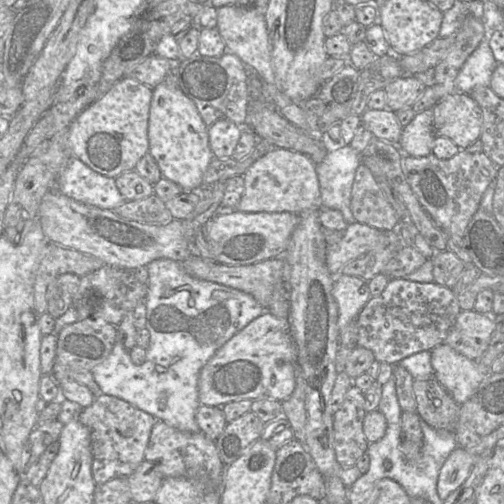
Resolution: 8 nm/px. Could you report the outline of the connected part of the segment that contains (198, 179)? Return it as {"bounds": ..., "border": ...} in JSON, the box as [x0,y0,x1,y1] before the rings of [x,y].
{"bounds":[148,82,213,192],"border":[[[164,82],[153,88],[148,119],[149,153],[156,161],[162,177],[179,185],[183,192],[192,192],[202,185],[202,178],[213,158],[209,146],[208,127],[203,122],[196,105],[179,87],[170,88]]]}

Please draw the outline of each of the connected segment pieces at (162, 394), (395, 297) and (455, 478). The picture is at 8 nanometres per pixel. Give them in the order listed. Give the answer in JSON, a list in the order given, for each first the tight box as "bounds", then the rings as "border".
[{"bounds":[91,258,266,432],"border":[[[163,258],[147,265],[148,291],[145,297],[146,327],[150,333],[146,360],[141,365],[132,362],[130,351],[116,341],[107,359],[95,366],[91,373],[103,394],[120,398],[157,420],[178,430],[200,432],[195,414],[201,405],[198,398],[198,379],[202,367],[236,333],[266,311],[255,298],[243,291],[218,283],[200,280],[189,275],[180,262]]]},{"bounds":[357,279,461,365],"border":[[[390,279],[384,291],[371,297],[357,317],[357,346],[372,351],[379,363],[396,365],[404,358],[432,351],[442,344],[461,311],[456,295],[448,287],[435,282]]]},{"bounds":[437,447,473,501],"border":[[[462,447],[450,453],[438,476],[437,492],[442,501],[467,480],[473,465],[473,457]]]}]

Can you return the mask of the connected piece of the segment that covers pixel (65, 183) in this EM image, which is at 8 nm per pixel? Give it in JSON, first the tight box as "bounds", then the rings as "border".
{"bounds":[56,155,126,211],"border":[[[73,155],[70,157],[66,167],[57,175],[56,190],[73,200],[103,210],[114,211],[126,202],[116,186],[115,179],[93,171]]]}

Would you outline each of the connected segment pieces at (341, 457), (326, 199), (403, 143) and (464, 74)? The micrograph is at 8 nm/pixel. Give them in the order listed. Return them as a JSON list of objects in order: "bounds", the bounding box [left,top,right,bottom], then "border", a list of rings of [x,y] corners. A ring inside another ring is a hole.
[{"bounds":[333,385,369,469],"border":[[[351,385],[340,409],[333,415],[334,451],[343,469],[355,466],[367,451],[369,443],[363,432],[366,413],[364,394]]]},{"bounds":[315,144,361,225],"border":[[[348,144],[328,152],[315,167],[320,185],[320,206],[340,211],[348,225],[356,222],[351,210],[351,192],[360,164],[361,154]]]},{"bounds":[398,109,435,157],"border":[[[428,109],[415,114],[413,120],[402,128],[398,148],[412,157],[428,156],[432,153],[435,137],[433,111]]]},{"bounds":[454,39,496,94],"border":[[[483,39],[460,69],[454,82],[455,91],[470,94],[477,86],[489,86],[496,65],[488,40]]]}]

